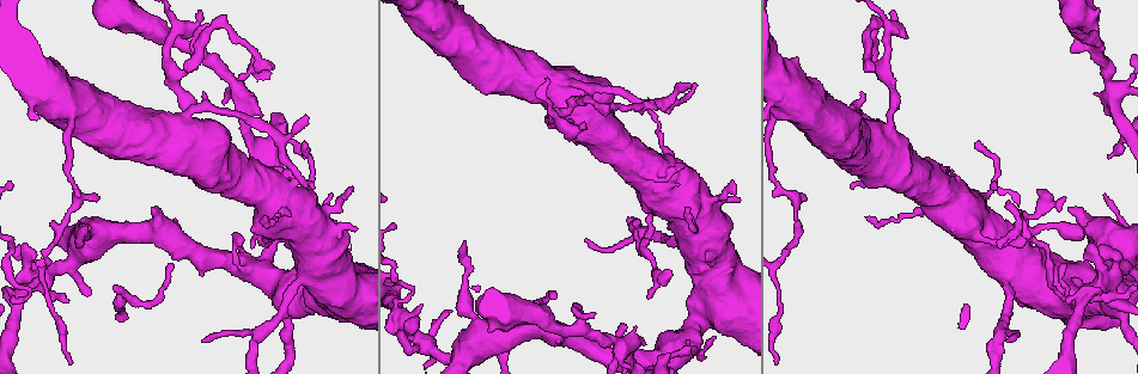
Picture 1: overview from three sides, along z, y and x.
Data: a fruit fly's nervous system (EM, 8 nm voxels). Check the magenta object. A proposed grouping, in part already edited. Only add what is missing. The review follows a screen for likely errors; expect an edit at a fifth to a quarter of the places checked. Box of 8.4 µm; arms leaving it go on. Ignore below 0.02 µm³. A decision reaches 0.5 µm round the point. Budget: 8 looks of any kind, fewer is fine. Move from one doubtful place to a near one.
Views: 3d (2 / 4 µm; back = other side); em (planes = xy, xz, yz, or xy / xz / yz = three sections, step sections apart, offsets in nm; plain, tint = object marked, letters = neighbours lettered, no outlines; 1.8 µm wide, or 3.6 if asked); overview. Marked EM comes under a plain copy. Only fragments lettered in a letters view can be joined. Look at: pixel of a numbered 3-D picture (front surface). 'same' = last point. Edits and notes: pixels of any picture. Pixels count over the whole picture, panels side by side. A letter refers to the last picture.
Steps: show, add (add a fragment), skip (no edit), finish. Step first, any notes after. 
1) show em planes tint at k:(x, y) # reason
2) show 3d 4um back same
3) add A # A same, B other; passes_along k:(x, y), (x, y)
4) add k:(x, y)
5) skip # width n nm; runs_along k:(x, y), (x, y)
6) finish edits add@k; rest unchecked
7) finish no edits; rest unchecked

show 3d 4um at 1:(1083, 301) # branch point

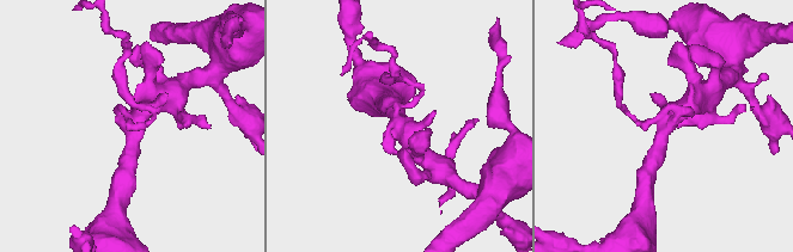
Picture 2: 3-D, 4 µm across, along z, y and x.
show em planes letters at 2:(135, 124) # now the EM

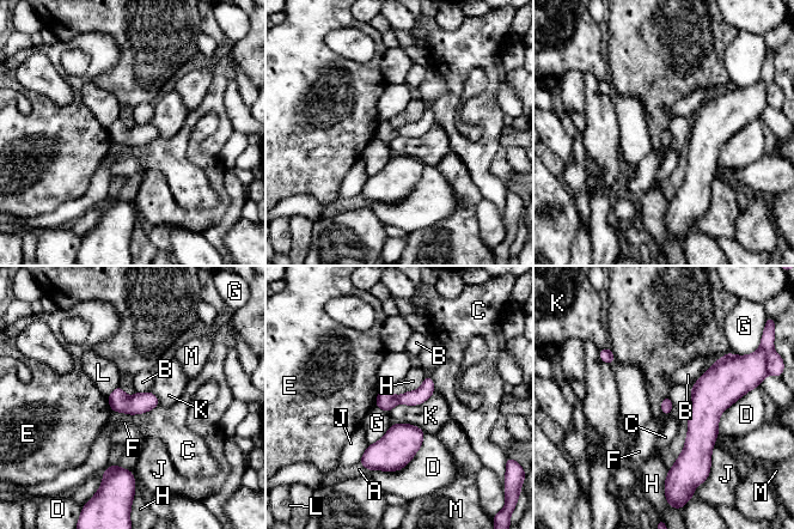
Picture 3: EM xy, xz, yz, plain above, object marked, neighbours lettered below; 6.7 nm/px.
skip # A other, B other, C other, D other, E other, F other, G other, H other, J other, K other, L other, M other; border 3:(425, 375), (419, 388), (388, 389); no lettered fragment goes on from it

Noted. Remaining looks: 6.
show em 3.6um planes letters at 1:(688, 343)

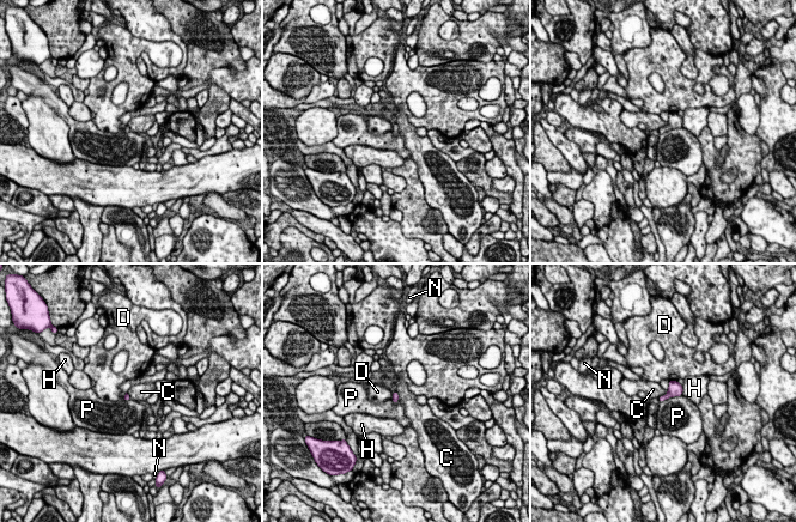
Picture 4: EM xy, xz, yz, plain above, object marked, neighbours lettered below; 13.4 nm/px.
skip # C other, D other, H other, N other, P other; border 4:(668, 390), (658, 399); none of them fits

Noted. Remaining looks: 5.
show em 3.6um planes letters at 1:(930, 207) # thick turns thin

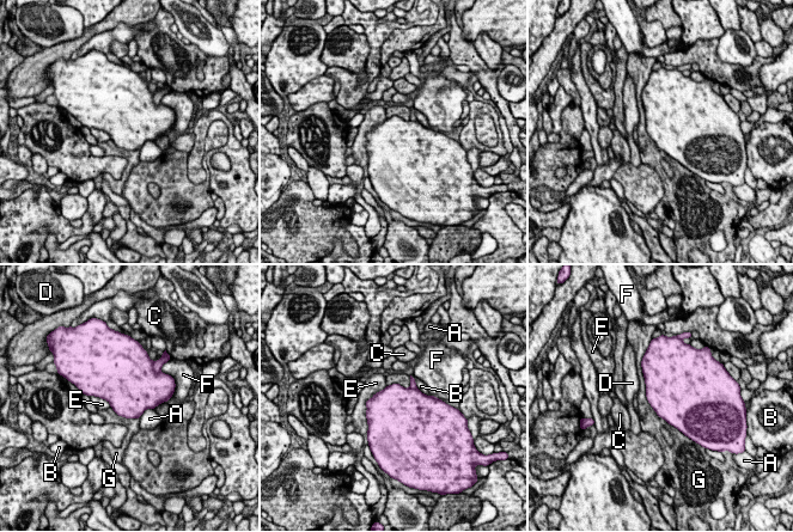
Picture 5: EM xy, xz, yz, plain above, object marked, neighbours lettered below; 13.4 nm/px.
skip # A other, B other, C other, D other, E other, F other, G other; border 5:(640, 362), (647, 402), (683, 434); none of them fits

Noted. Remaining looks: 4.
finish no edits; rest unchecked

